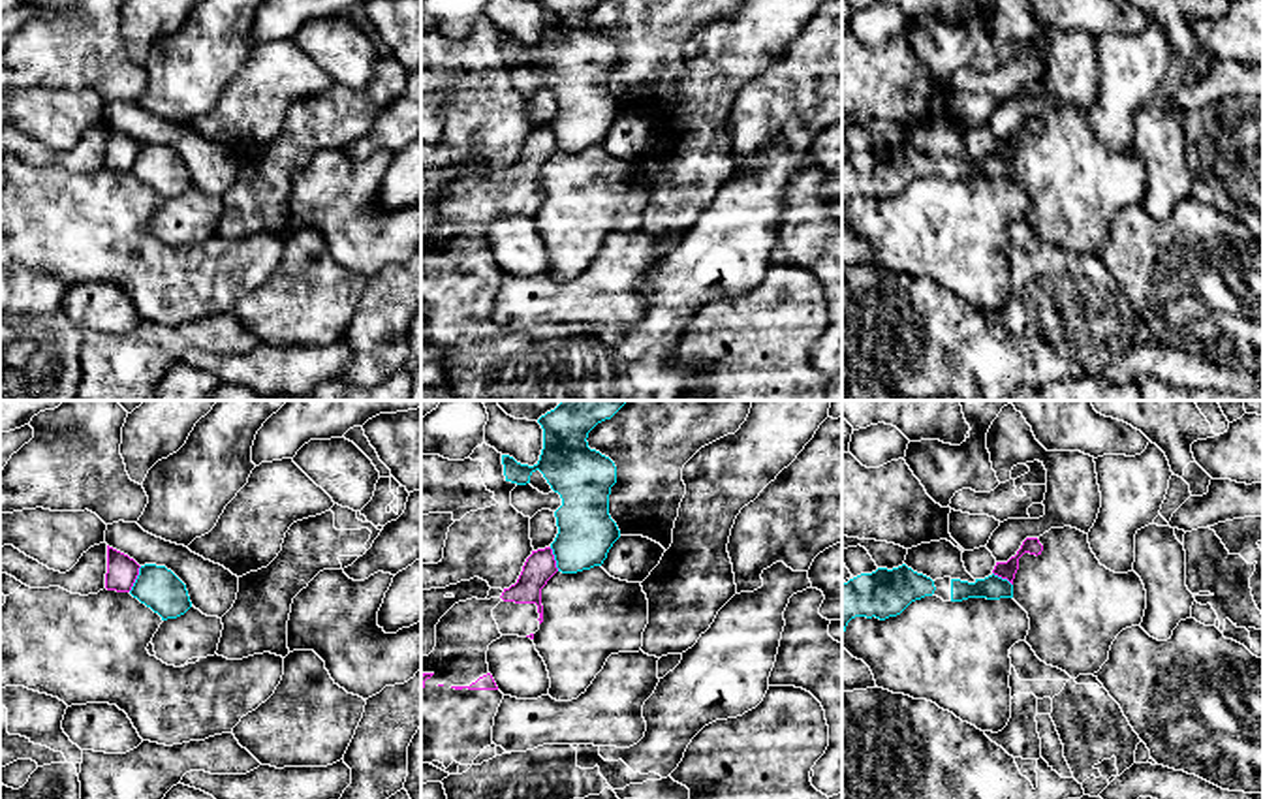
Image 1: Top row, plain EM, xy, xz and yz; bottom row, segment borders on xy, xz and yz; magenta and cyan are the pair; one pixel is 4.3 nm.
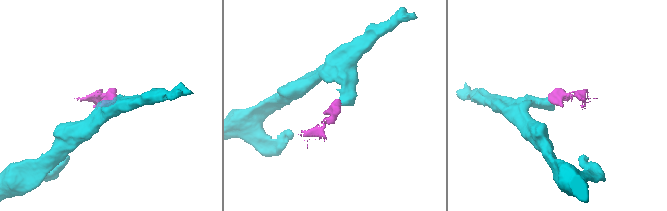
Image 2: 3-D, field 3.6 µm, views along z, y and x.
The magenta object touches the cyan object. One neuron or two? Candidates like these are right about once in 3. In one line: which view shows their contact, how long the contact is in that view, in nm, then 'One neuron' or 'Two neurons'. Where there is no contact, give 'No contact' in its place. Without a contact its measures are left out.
Touches magenta in xy. Shared border 130 nm. Two neurons

